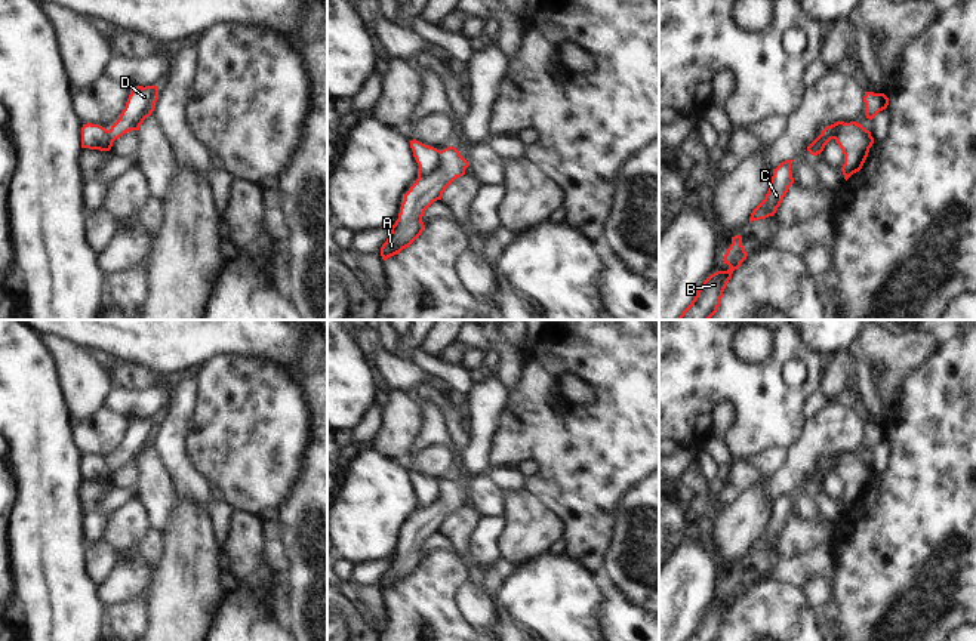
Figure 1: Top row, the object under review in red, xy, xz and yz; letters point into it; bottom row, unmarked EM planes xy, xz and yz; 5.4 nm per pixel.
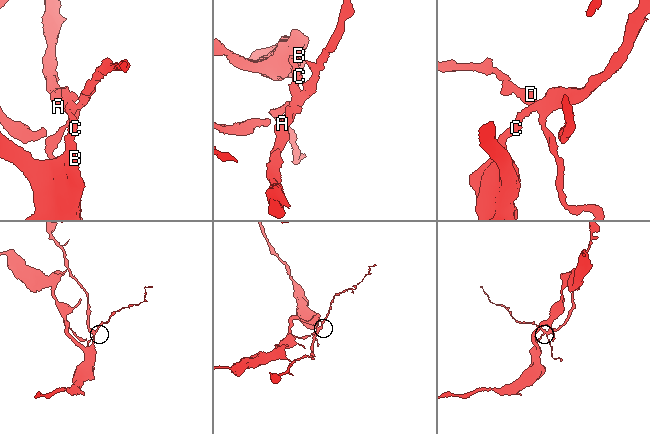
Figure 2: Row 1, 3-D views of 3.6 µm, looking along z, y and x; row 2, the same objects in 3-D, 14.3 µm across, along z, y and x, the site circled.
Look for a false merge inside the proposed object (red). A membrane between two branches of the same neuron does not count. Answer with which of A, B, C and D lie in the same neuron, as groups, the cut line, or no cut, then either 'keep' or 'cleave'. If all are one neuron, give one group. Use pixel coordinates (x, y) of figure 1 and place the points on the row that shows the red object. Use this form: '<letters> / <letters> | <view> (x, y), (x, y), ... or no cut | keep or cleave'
A D / B C | xz (440, 151), (440, 165), (430, 173), (418, 178) | cleave

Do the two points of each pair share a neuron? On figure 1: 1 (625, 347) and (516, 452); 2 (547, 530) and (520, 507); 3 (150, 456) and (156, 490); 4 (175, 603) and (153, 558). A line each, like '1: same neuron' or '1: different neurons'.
1: same neuron
2: same neuron
3: same neuron
4: different neurons

